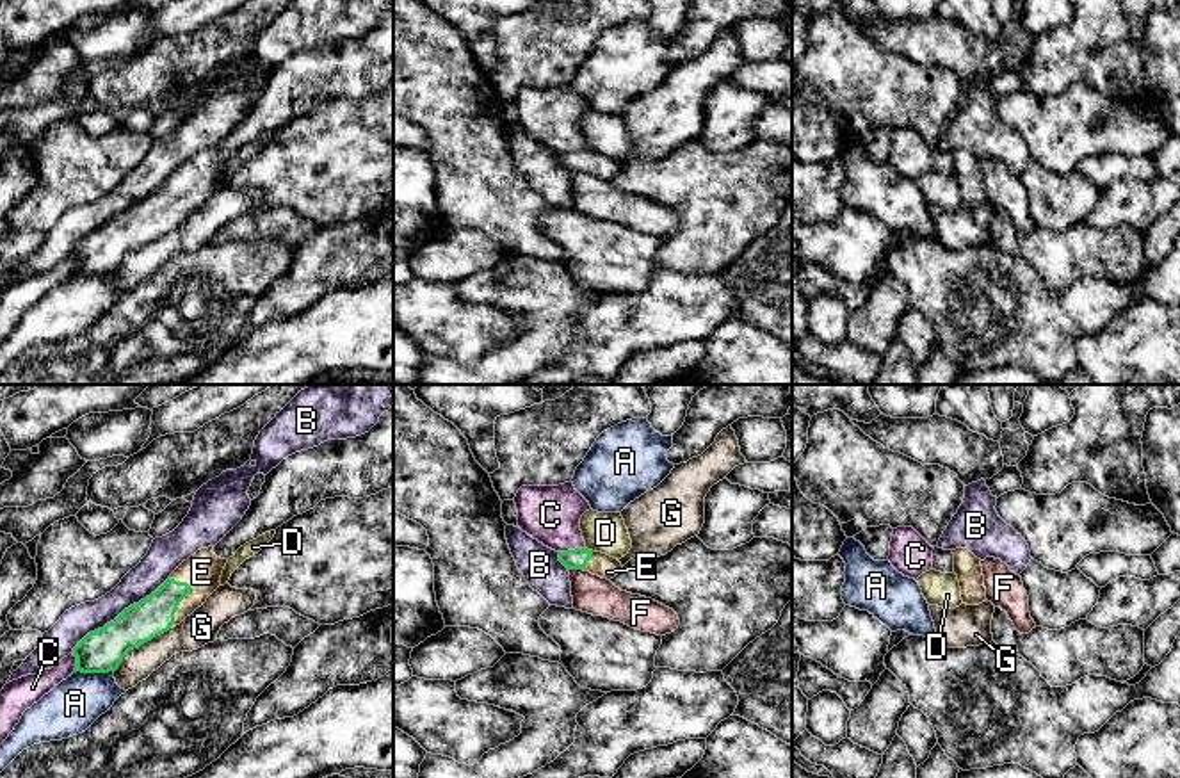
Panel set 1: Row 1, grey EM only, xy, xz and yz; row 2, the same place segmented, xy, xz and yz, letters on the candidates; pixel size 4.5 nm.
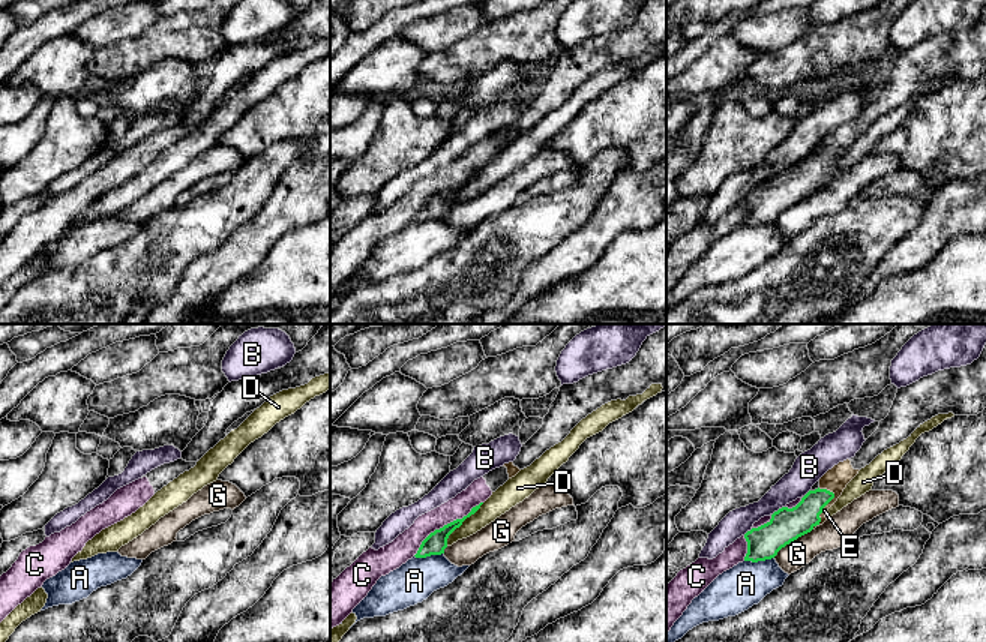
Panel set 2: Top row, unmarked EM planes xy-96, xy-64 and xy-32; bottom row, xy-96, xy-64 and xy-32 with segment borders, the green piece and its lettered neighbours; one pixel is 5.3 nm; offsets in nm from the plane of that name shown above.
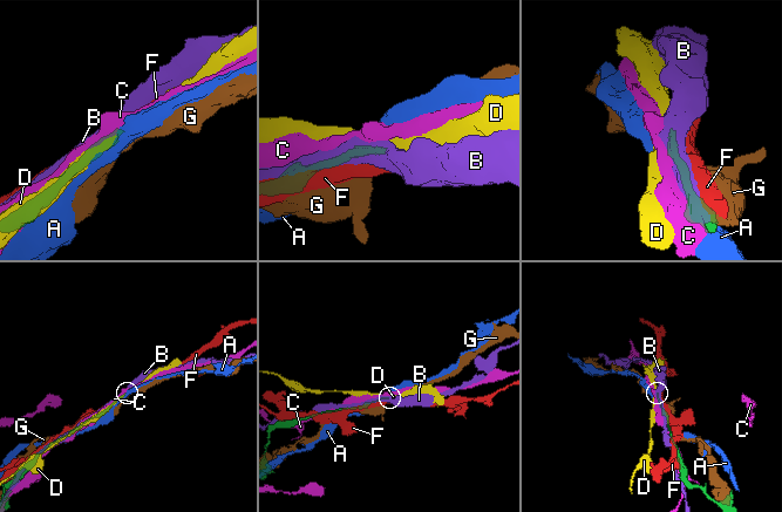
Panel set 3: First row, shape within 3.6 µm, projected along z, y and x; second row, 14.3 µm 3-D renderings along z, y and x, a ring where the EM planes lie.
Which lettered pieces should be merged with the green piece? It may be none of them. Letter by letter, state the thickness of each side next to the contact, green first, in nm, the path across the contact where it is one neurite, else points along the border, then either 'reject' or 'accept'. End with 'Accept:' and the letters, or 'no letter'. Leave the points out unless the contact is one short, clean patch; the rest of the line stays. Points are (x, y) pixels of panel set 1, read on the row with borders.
A: calibres 190 and 240 nm; reject
B: calibres 190 and 150 nm; reject
C: calibres 100 and 260 nm; reject
D: calibres 100 and 180 nm; border xz (586, 547), (593, 551); reject
E: calibres 180 and 170 nm; way xy (152, 616), (184, 597), (202, 572); accept
F: calibres 100 and 170 nm; reject
G: calibres 190 and 150 nm; reject
Accept: E

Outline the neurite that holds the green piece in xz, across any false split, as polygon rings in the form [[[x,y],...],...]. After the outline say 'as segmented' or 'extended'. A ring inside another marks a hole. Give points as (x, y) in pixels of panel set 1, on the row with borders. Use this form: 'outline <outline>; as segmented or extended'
outline [[[587,548],[559,552],[559,561],[568,570],[584,570],[607,580],[614,579],[623,568],[618,559]]]; extended

